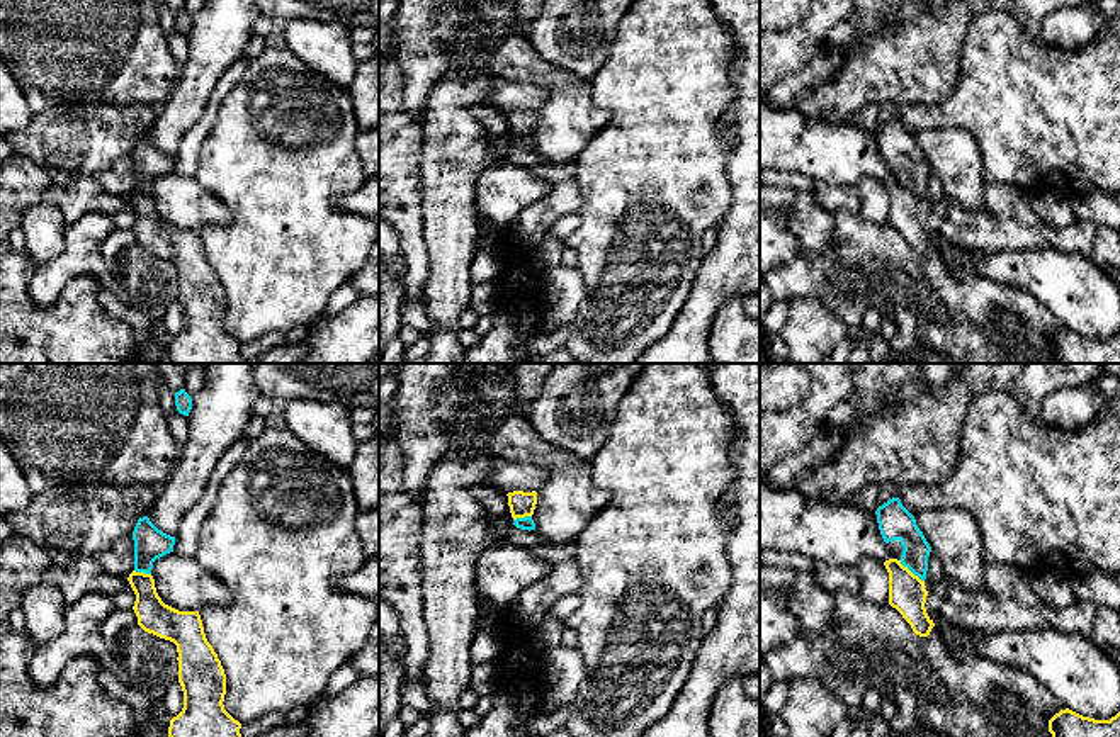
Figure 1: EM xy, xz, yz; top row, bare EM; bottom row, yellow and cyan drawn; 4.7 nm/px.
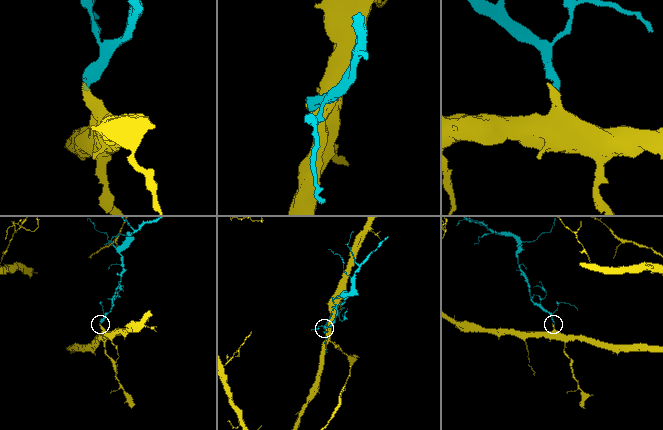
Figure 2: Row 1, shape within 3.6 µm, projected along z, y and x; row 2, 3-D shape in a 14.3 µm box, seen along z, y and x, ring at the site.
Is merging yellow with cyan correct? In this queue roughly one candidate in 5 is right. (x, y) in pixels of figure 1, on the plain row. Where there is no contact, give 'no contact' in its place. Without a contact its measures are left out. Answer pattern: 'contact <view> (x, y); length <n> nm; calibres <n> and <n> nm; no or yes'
contact yz (910, 191); length 160 nm; calibres 180 and 160 nm; yes

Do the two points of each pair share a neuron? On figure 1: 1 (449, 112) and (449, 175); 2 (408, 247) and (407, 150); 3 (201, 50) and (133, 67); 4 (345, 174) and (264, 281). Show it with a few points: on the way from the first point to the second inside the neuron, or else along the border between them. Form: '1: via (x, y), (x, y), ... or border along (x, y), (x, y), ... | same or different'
1: via (454, 128), (459, 136), (454, 141), (452, 160) | same
2: via (408, 223), (405, 174) | same
3: border along (181, 70), (172, 94), (164, 102) | different
4: via (318, 201), (286, 233), (284, 253) | same

